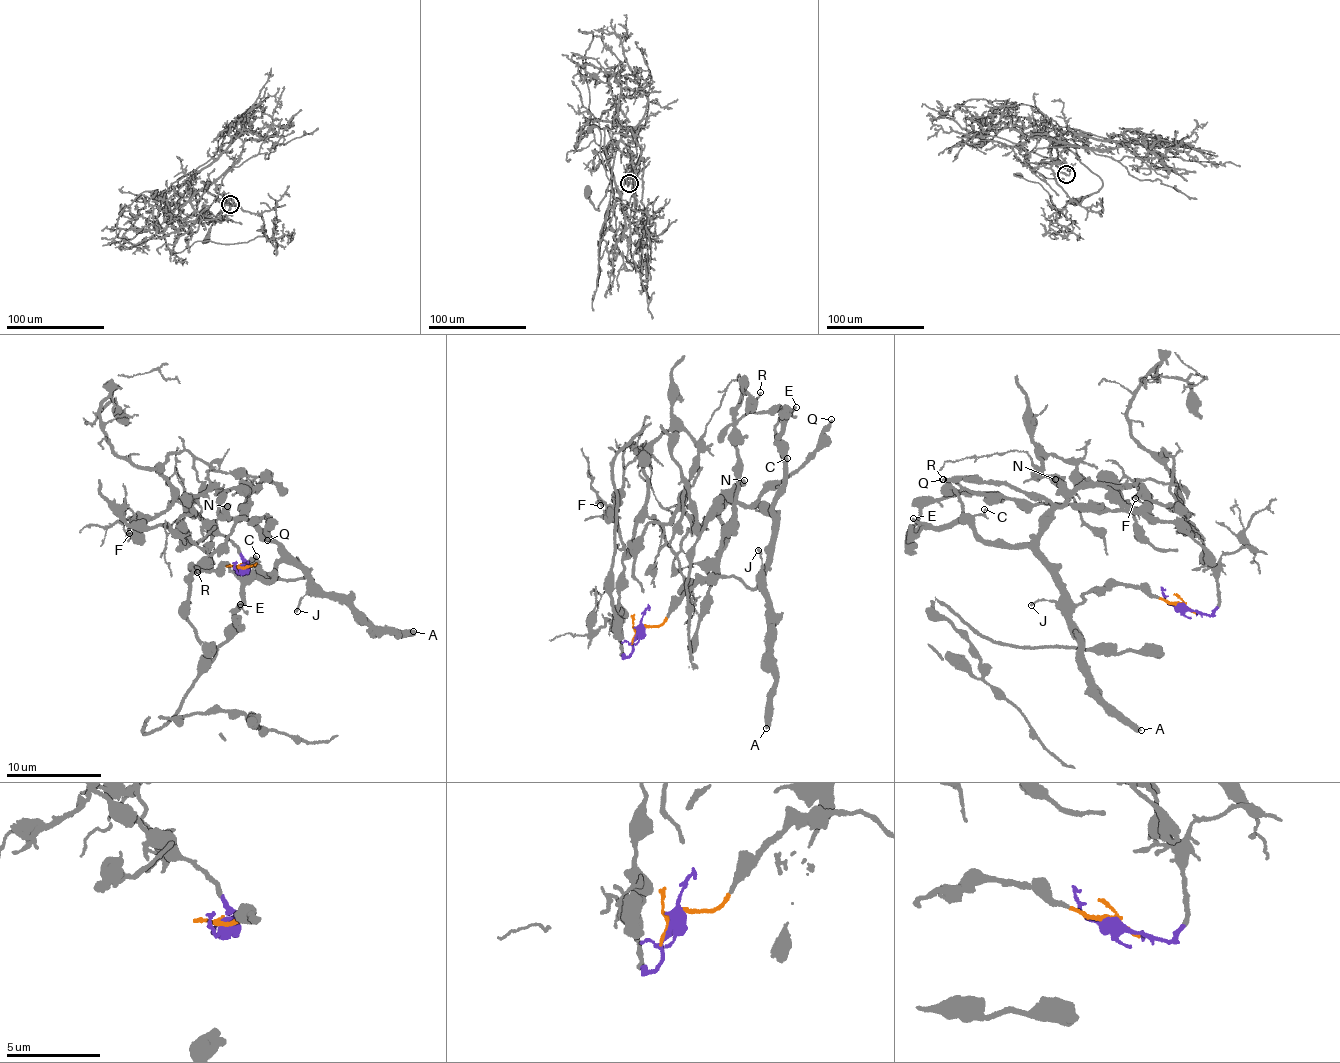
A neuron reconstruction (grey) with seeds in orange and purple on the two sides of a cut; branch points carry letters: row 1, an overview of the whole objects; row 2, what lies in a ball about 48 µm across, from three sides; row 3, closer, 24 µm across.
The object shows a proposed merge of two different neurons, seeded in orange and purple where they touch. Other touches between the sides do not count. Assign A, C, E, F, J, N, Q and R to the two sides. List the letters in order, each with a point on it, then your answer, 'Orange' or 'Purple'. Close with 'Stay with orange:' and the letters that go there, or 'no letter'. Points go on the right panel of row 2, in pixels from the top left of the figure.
A: Place: (1141, 730). Orange
C: Place: (984, 509). Orange
E: Place: (913, 518). Orange
F: Place: (1135, 498). Purple
J: Place: (1031, 605). Orange
N: Place: (1055, 479). Orange
Q: Place: (942, 479). Orange
R: Place: (943, 479). Orange
Stay with orange: A, C, E, J, N, Q, R

